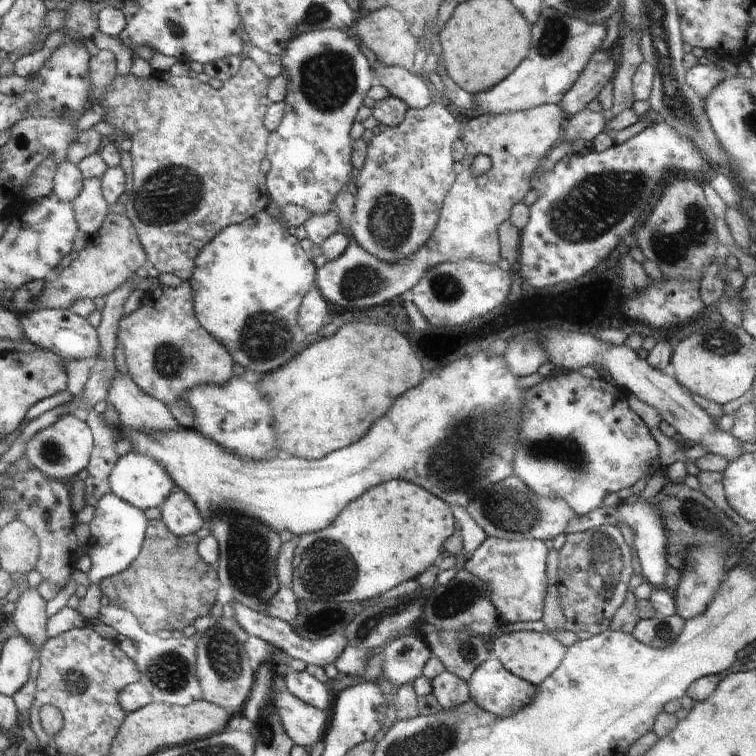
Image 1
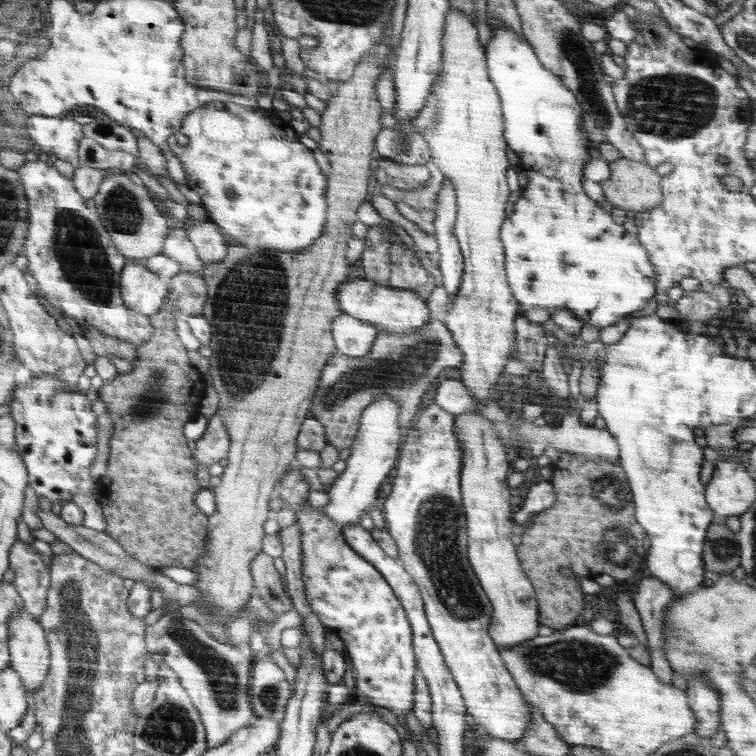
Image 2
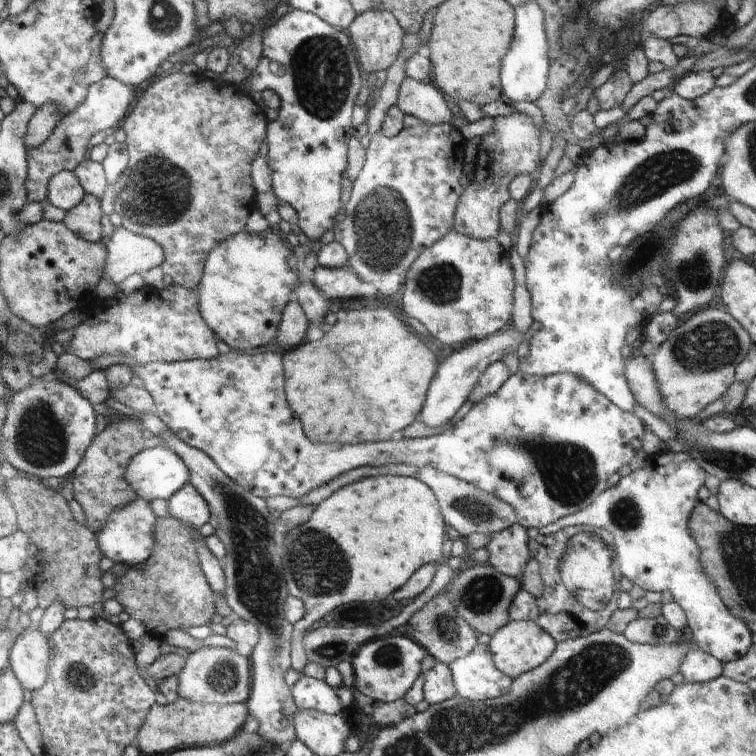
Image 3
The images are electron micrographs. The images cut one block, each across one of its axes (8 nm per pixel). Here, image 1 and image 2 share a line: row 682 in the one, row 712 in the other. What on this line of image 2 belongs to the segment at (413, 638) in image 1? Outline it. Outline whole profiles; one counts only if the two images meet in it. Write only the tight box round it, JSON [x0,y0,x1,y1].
[279,465,417,719]

